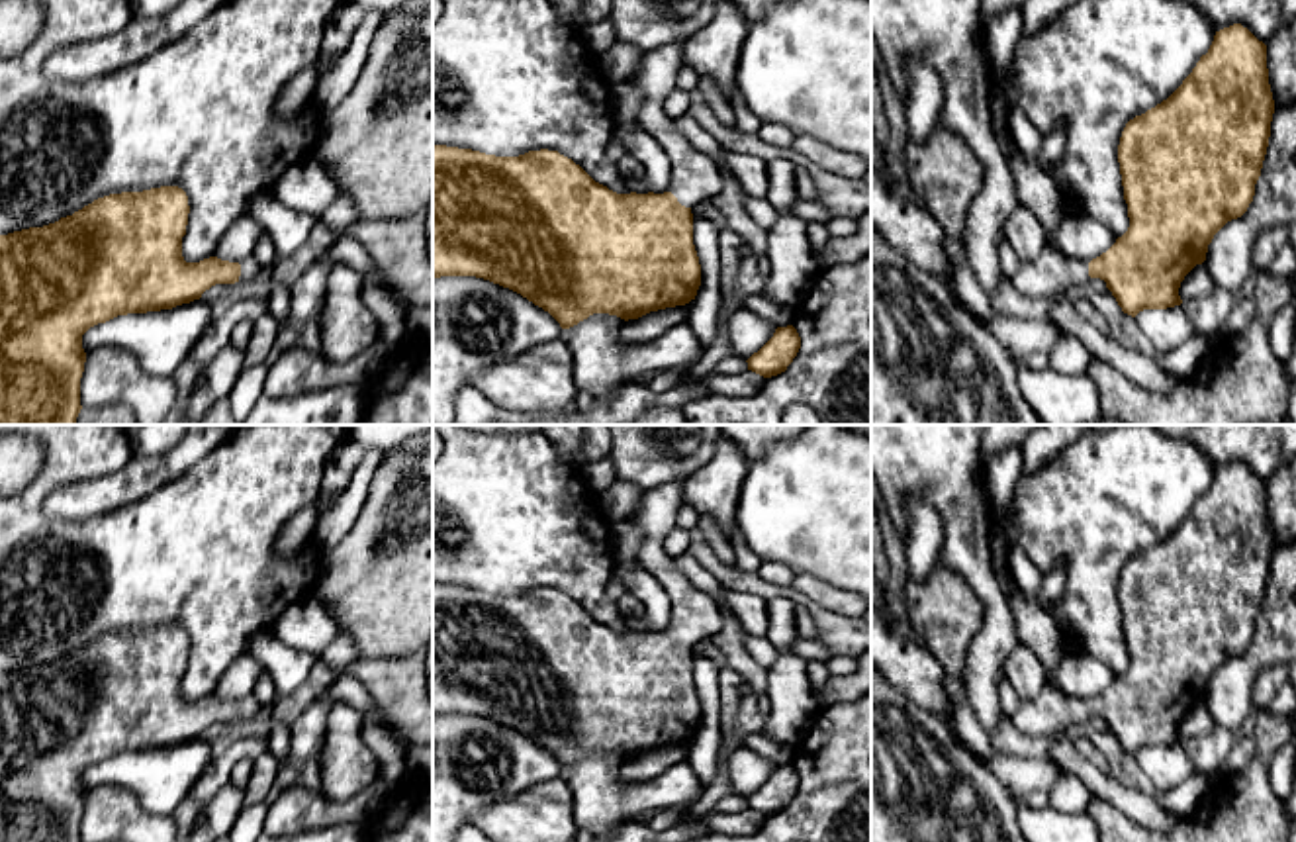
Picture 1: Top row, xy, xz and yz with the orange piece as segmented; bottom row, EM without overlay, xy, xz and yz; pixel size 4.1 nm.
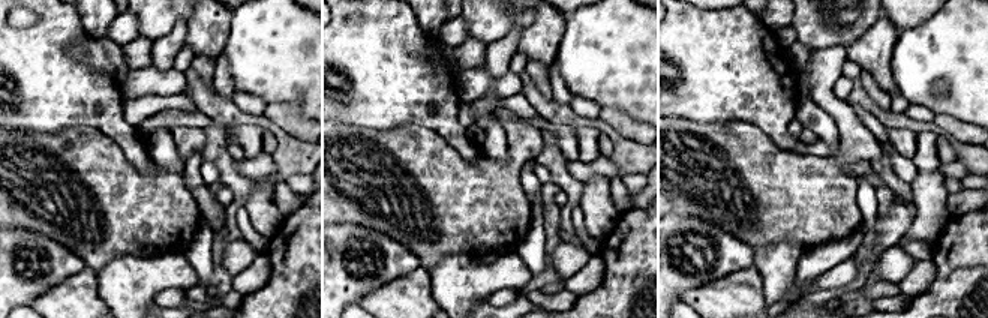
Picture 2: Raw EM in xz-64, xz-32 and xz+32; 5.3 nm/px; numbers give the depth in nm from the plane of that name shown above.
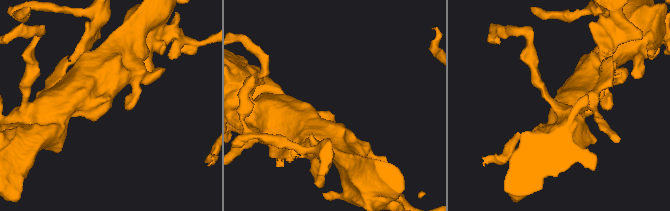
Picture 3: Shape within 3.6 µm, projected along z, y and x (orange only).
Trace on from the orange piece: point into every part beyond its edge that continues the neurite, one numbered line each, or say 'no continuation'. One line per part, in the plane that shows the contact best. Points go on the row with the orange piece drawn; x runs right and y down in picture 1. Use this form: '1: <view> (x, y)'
1: xz (695, 177)

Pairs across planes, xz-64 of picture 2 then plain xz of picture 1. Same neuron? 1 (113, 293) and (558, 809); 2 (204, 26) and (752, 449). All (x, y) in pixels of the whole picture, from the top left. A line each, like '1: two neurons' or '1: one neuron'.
1: two neurons
2: two neurons

